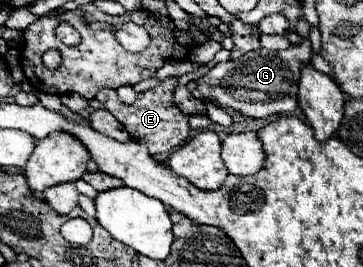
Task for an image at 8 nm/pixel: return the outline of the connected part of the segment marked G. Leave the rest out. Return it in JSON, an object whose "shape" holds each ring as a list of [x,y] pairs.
{"shape":[[[302,38],[300,44],[290,44],[290,48],[276,52],[258,48],[244,54],[240,60],[228,60],[216,64],[202,78],[198,78],[196,84],[204,98],[250,118],[264,120],[276,114],[290,114],[296,108],[300,66],[310,60],[310,52],[312,46],[308,38]]]}

